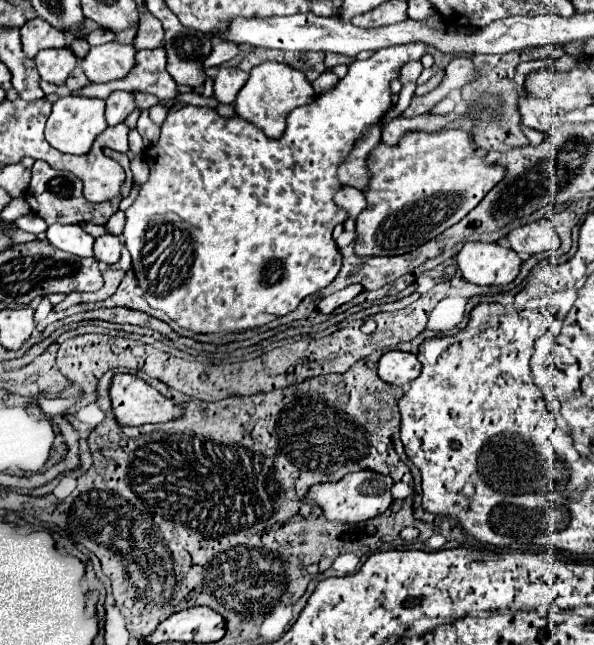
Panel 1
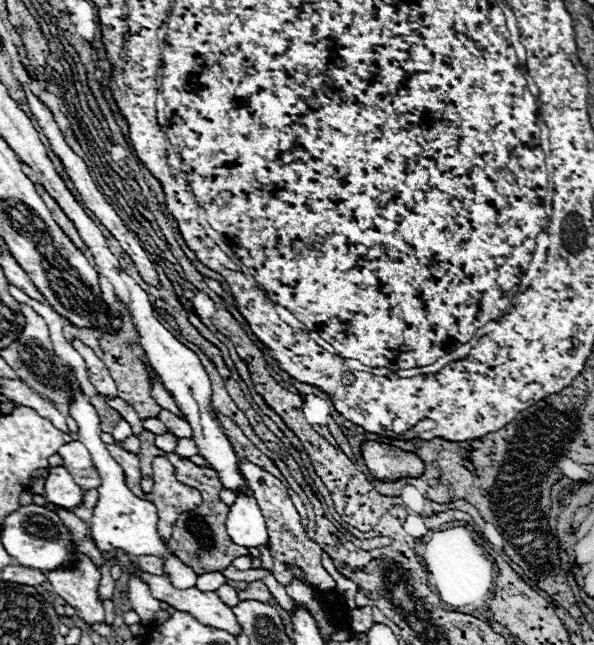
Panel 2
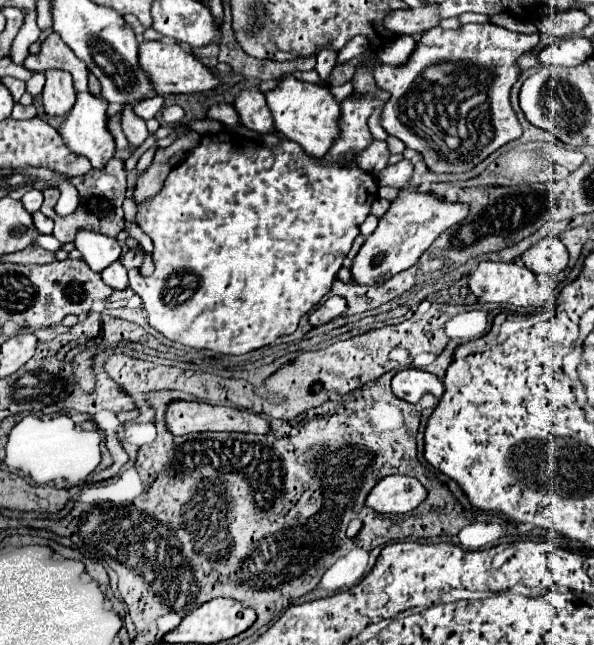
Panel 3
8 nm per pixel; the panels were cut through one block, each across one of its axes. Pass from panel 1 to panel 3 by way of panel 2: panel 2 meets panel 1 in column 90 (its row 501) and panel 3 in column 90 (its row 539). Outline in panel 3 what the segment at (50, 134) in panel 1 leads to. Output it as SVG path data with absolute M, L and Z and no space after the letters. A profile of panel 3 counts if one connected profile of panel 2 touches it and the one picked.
M81 92L76 96L74 108L66 114L64 122L58 128L64 144L80 154L86 156L94 168L104 168L104 164L114 156L116 142L108 130L108 102L102 96L94 96L90 92Z

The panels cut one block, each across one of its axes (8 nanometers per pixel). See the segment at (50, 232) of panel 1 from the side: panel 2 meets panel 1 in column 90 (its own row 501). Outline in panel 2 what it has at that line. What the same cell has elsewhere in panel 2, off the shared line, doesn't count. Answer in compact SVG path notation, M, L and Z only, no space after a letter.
M254 496L236 498L236 504L230 506L230 514L226 518L226 532L232 542L244 548L268 546L266 522Z

